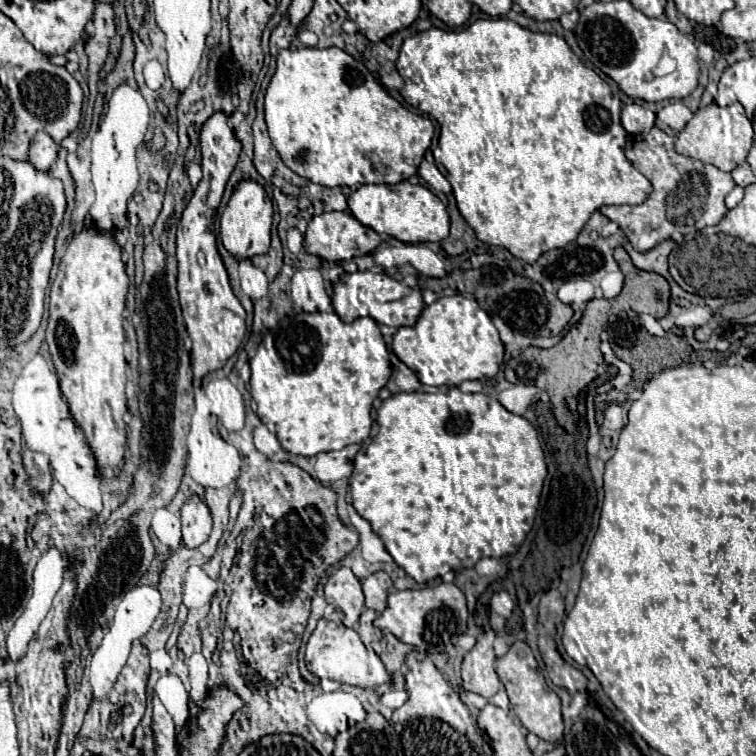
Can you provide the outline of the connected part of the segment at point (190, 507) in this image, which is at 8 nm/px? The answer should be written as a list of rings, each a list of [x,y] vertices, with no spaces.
[[[191,497],[181,509],[181,525],[183,525],[181,543],[187,549],[195,549],[201,543],[205,543],[205,539],[211,533],[211,513],[205,501],[201,501],[199,497]]]

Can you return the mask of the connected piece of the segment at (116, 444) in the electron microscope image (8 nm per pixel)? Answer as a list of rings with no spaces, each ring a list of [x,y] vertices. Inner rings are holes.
[[[89,227],[75,233],[59,263],[49,293],[49,353],[69,413],[83,431],[89,451],[93,451],[93,459],[97,459],[99,475],[105,475],[107,469],[121,469],[127,447],[127,361],[123,355],[123,309],[127,287],[129,279],[125,275],[121,247],[115,243],[113,235],[103,235],[95,227]]]

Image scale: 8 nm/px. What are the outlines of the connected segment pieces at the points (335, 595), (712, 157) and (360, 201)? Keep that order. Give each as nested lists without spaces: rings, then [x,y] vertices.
[[[339,567],[329,577],[329,581],[325,583],[325,599],[327,603],[335,605],[345,613],[343,623],[347,627],[353,627],[359,621],[365,605],[365,597],[359,579],[353,575],[349,567]]]
[[[715,103],[699,109],[693,119],[685,125],[683,131],[677,133],[675,151],[703,163],[711,163],[721,171],[733,171],[741,163],[745,163],[747,153],[753,145],[753,127],[745,115],[741,103],[733,103],[729,107],[719,107]]]
[[[401,181],[397,185],[361,185],[355,193],[349,195],[347,203],[353,217],[361,225],[395,237],[403,243],[441,241],[449,235],[449,213],[445,205],[437,195],[419,183]]]

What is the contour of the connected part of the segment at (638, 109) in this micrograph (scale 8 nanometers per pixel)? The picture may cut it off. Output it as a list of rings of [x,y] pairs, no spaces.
[[[637,103],[625,105],[621,111],[621,123],[631,135],[645,135],[655,125],[655,113]]]

